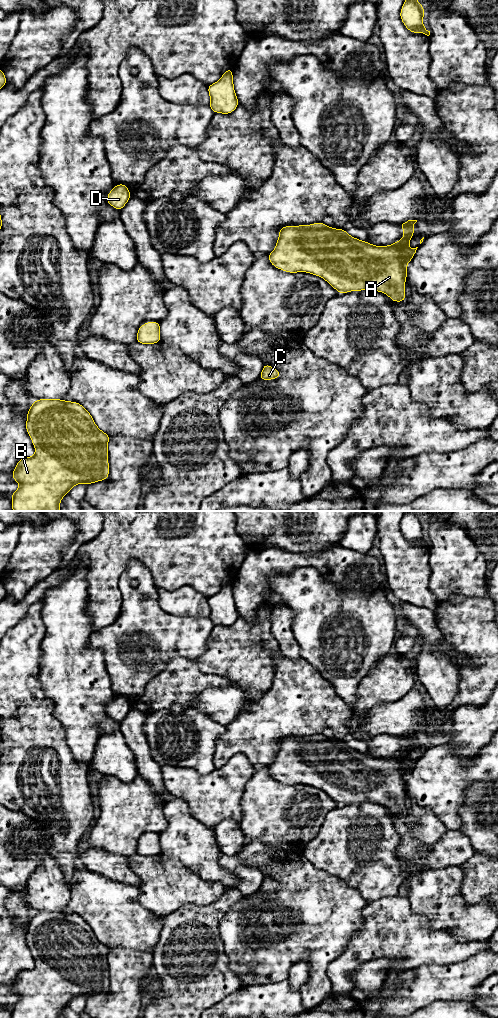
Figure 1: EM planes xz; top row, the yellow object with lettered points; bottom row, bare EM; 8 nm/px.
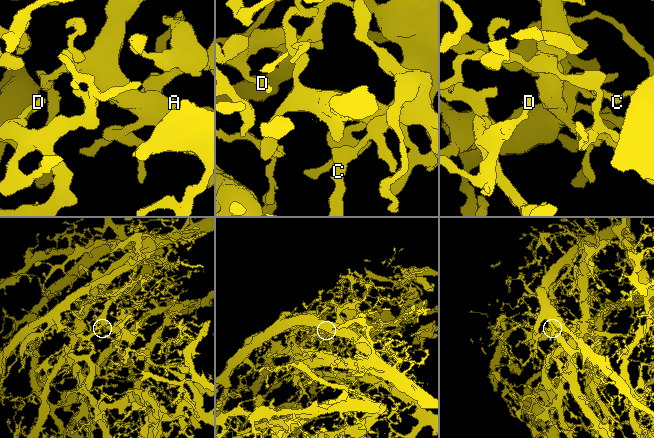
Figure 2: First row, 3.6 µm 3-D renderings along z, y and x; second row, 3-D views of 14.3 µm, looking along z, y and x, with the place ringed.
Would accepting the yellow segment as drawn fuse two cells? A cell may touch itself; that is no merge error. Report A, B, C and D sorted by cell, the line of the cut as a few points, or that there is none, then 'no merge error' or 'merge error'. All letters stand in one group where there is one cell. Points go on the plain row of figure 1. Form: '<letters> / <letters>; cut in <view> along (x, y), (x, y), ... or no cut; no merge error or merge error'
A B C D; no cut; no merge error

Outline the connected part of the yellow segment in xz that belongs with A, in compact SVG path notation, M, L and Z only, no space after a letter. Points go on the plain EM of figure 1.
M322 734L284 738L279 742L275 761L267 768L274 779L285 784L306 784L323 790L339 806L371 801L385 805L394 814L402 814L406 811L407 776L418 760L408 756L415 746L413 738L416 734L401 735L403 750L388 758L372 757L350 748L344 741L331 740Z

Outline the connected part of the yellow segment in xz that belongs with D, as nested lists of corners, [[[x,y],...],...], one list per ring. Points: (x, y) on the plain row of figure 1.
[[[116,696],[107,707],[107,715],[120,723],[131,709],[127,697]]]

